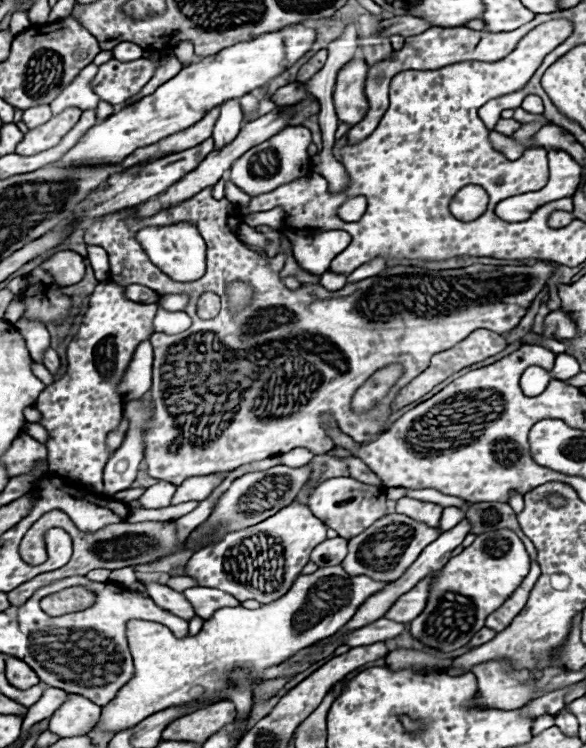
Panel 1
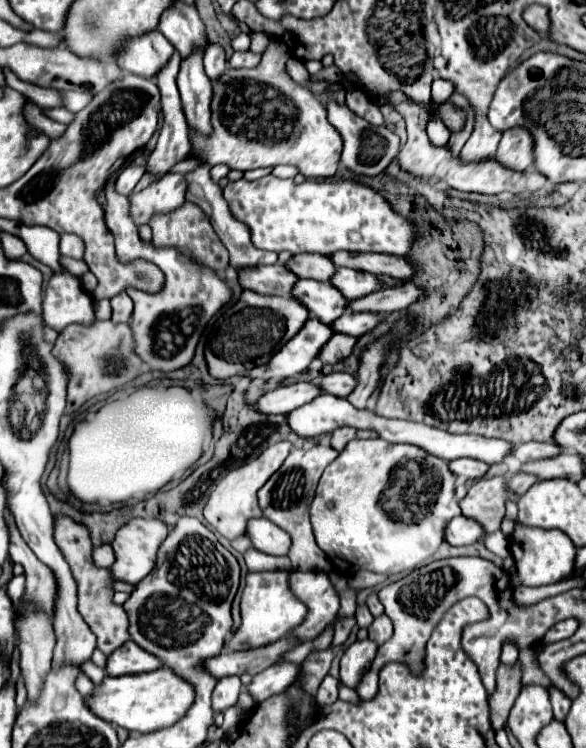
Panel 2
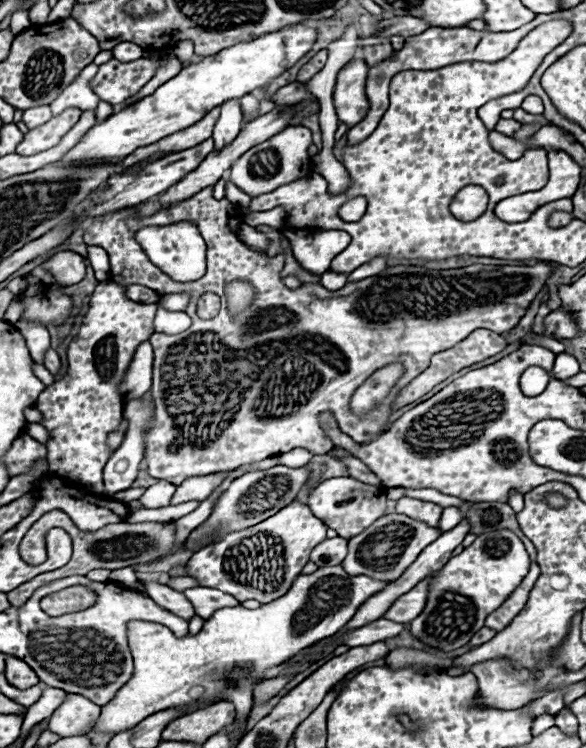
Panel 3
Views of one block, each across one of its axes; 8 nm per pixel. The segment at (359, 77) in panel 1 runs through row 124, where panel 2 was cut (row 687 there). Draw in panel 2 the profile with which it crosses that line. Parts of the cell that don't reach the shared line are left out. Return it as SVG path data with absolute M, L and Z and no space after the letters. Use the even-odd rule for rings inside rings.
M370 638L350 644L340 660L340 682L348 688L356 688L356 682L360 682L362 674L370 668L370 662L374 660L376 648L376 642Z

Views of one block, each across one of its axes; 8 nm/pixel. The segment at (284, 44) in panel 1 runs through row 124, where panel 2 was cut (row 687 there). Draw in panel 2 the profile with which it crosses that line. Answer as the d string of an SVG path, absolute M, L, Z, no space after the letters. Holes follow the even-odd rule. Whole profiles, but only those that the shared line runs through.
M166 666L146 674L132 674L122 678L106 676L100 684L94 686L94 692L90 696L84 696L90 712L106 720L108 724L122 726L130 732L152 732L172 726L174 722L178 722L178 718L182 718L182 714L186 714L192 700L194 688L186 680L178 678L172 670L166 670Z

